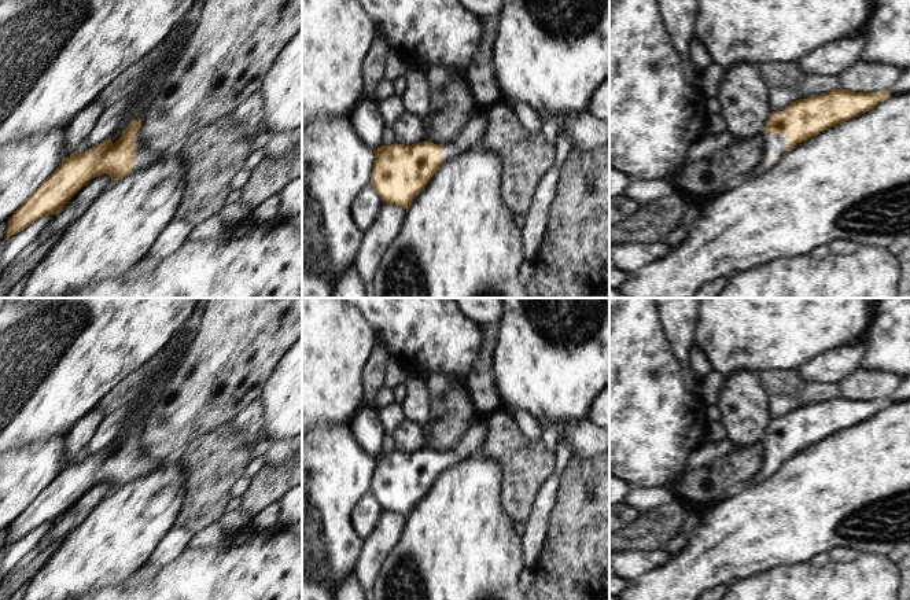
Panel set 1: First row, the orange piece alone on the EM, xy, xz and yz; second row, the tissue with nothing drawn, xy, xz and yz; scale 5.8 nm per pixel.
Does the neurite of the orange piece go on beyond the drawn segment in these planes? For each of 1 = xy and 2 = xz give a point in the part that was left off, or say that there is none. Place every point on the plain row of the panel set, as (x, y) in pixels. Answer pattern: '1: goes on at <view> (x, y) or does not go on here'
1: goes on at xy (142, 470)
2: goes on at xz (449, 457)

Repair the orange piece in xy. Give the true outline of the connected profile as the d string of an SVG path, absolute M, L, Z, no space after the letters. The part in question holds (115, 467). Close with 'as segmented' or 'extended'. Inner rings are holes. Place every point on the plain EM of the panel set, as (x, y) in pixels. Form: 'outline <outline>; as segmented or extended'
outline M133 427L115 450L108 445L82 461L65 465L8 526L0 553L43 523L56 523L89 487L107 481L117 489L152 472L156 468L152 460L144 464L136 461L140 434L141 428Z; extended

